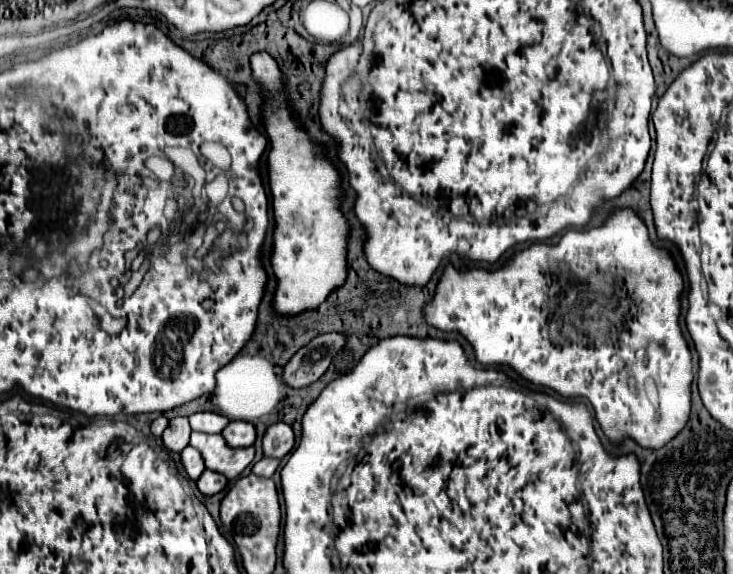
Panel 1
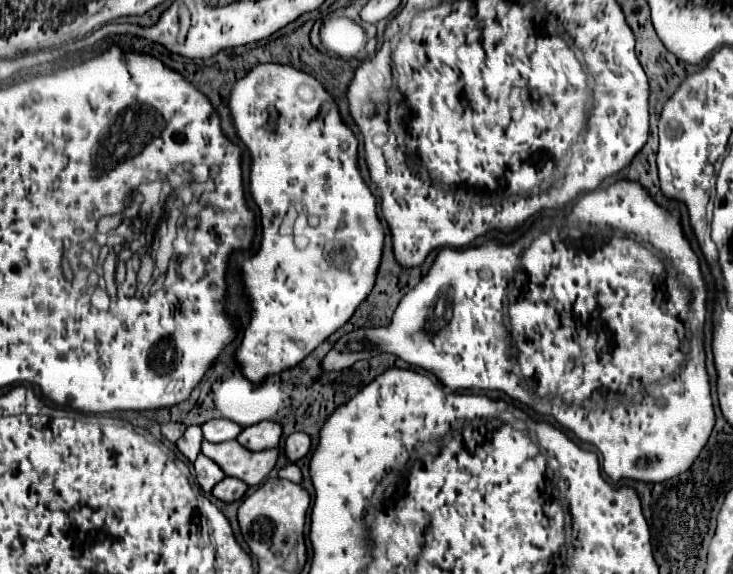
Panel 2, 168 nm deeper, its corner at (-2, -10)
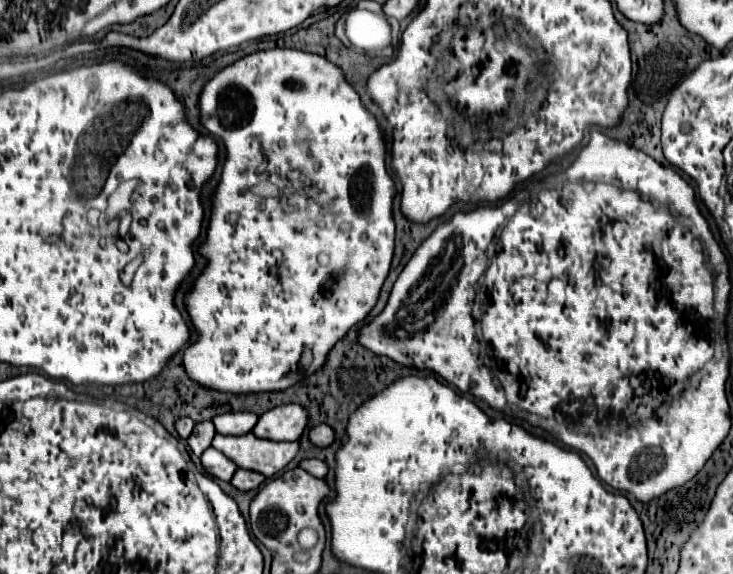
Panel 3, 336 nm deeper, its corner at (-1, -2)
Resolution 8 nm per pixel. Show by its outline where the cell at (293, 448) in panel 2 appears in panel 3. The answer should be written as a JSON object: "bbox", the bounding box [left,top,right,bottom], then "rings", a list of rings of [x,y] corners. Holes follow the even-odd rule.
{"bbox":[310,424,336,448],"rings":[[[318,424],[316,428],[310,430],[310,440],[320,448],[330,446],[334,442],[334,438],[336,438],[336,434],[334,434],[334,430],[328,428],[328,424]]]}

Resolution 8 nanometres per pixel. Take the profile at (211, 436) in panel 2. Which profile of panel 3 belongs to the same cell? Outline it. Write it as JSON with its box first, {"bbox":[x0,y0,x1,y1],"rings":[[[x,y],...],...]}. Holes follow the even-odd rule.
{"bbox":[212,412,258,436],"rings":[[[228,412],[228,414],[216,416],[212,422],[214,422],[218,434],[240,436],[240,434],[252,432],[252,428],[258,422],[258,416],[254,412]]]}

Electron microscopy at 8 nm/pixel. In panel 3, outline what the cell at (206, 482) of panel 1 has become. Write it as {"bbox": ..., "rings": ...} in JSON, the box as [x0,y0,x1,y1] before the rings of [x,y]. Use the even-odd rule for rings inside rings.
{"bbox":[232,470,266,490],"rings":[[[238,470],[232,478],[232,484],[234,488],[238,490],[256,490],[262,482],[266,480],[266,476],[258,474],[258,472],[252,472],[252,470]]]}

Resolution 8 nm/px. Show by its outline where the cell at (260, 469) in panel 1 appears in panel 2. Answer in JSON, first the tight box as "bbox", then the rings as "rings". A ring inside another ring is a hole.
{"bbox":[279,464,301,482],"rings":[[[287,464],[279,470],[279,478],[283,480],[291,480],[291,482],[301,482],[301,472],[295,464]]]}

